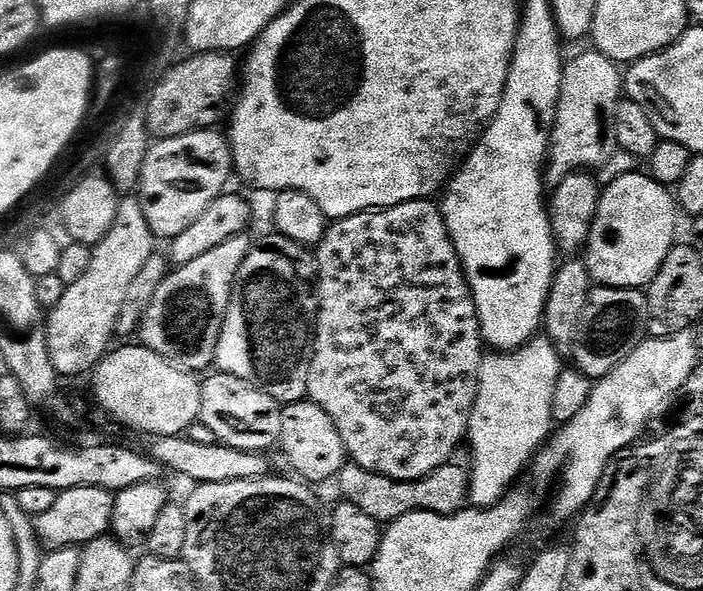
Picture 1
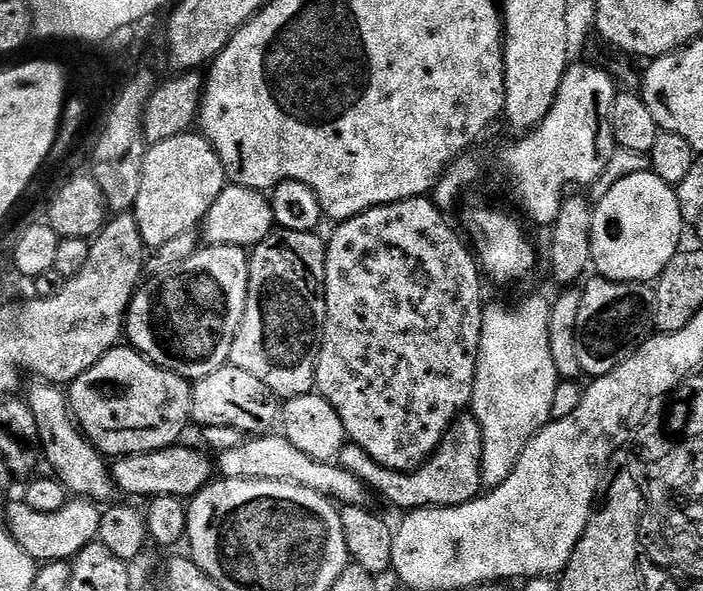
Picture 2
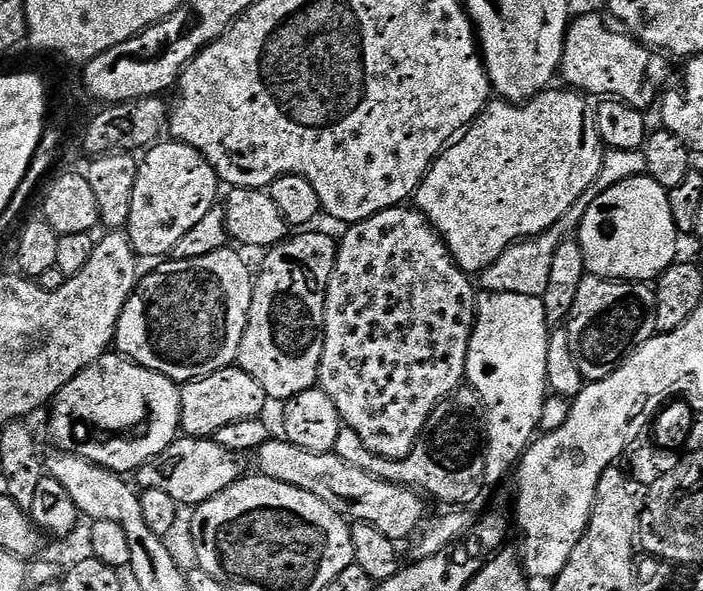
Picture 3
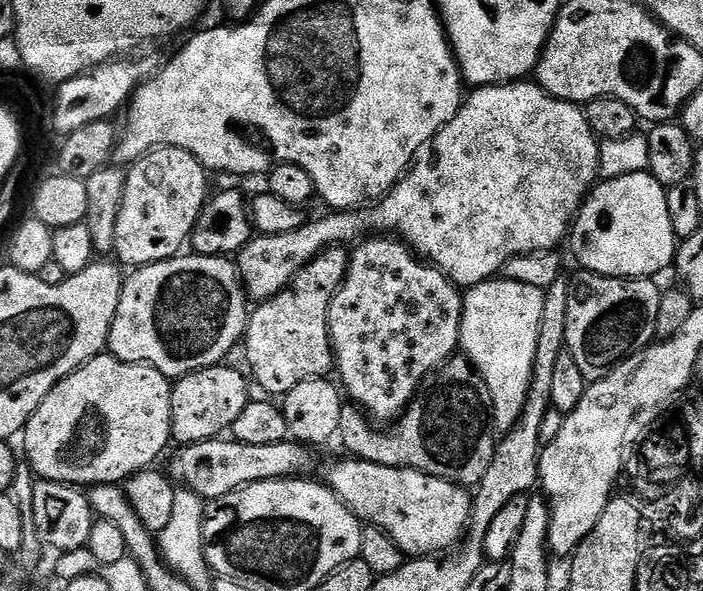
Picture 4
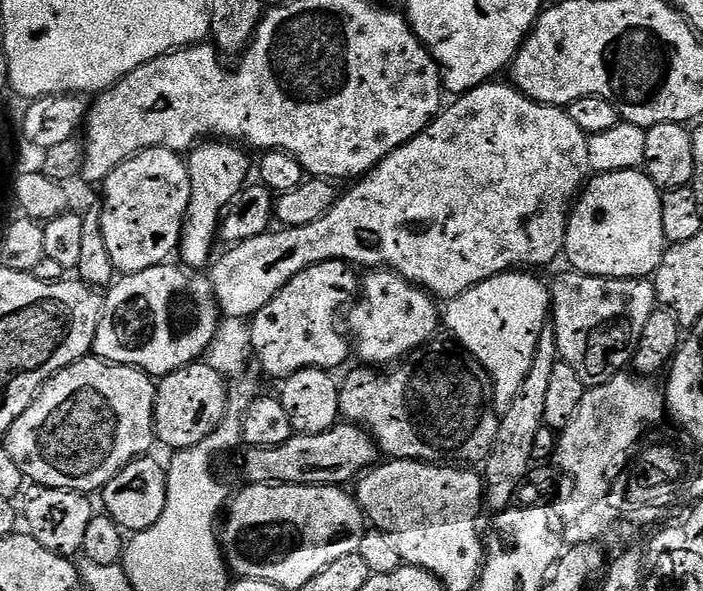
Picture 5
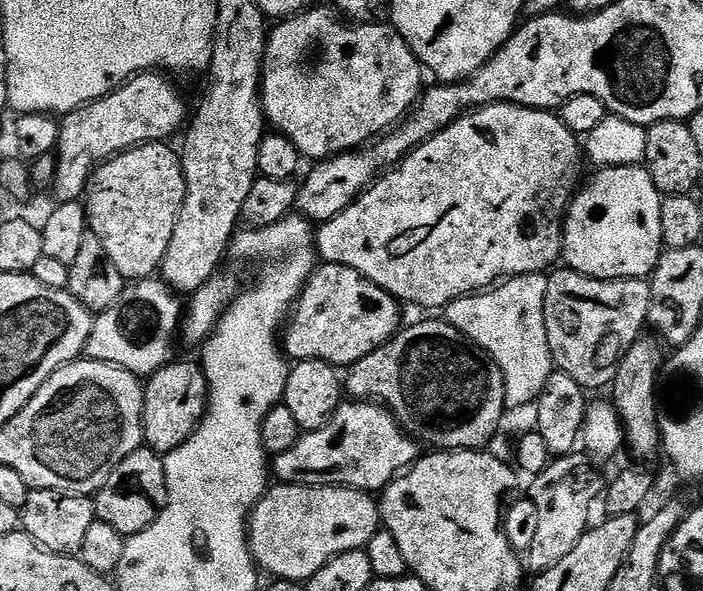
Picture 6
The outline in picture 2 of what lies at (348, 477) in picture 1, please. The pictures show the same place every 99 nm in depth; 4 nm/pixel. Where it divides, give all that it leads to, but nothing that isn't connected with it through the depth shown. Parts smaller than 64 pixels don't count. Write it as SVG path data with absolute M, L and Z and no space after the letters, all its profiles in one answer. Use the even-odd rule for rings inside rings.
M461 414L448 427L435 452L415 472L390 470L374 462L374 458L370 458L370 454L366 454L362 446L351 442L345 443L338 457L338 463L341 468L354 474L354 478L364 483L369 493L376 495L377 492L386 503L393 504L396 508L404 508L403 510L453 508L481 495L480 467L482 466L483 445L482 428L476 417L471 414Z

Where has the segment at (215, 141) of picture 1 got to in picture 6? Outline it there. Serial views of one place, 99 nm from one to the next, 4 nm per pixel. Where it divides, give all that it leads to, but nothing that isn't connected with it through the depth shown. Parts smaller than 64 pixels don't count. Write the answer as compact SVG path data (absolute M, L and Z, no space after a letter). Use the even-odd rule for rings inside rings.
M153 142L139 144L128 152L119 152L117 156L104 161L88 179L86 211L91 235L102 242L102 250L106 250L110 262L118 266L118 274L122 274L128 282L146 280L159 273L160 264L166 258L166 250L170 246L170 238L174 238L174 226L178 222L182 202L186 198L184 167L180 164L177 149L168 147L172 146Z

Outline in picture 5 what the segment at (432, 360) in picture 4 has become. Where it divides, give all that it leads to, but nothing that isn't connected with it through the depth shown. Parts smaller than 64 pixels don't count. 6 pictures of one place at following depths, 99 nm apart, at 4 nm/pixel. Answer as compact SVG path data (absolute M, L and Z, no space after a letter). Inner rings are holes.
M369 271L363 277L358 303L347 313L347 331L354 341L355 355L357 352L368 366L392 366L421 351L433 343L435 336L432 335L442 328L442 312L439 307L436 309L435 303L437 301L423 288L410 283L397 272Z

